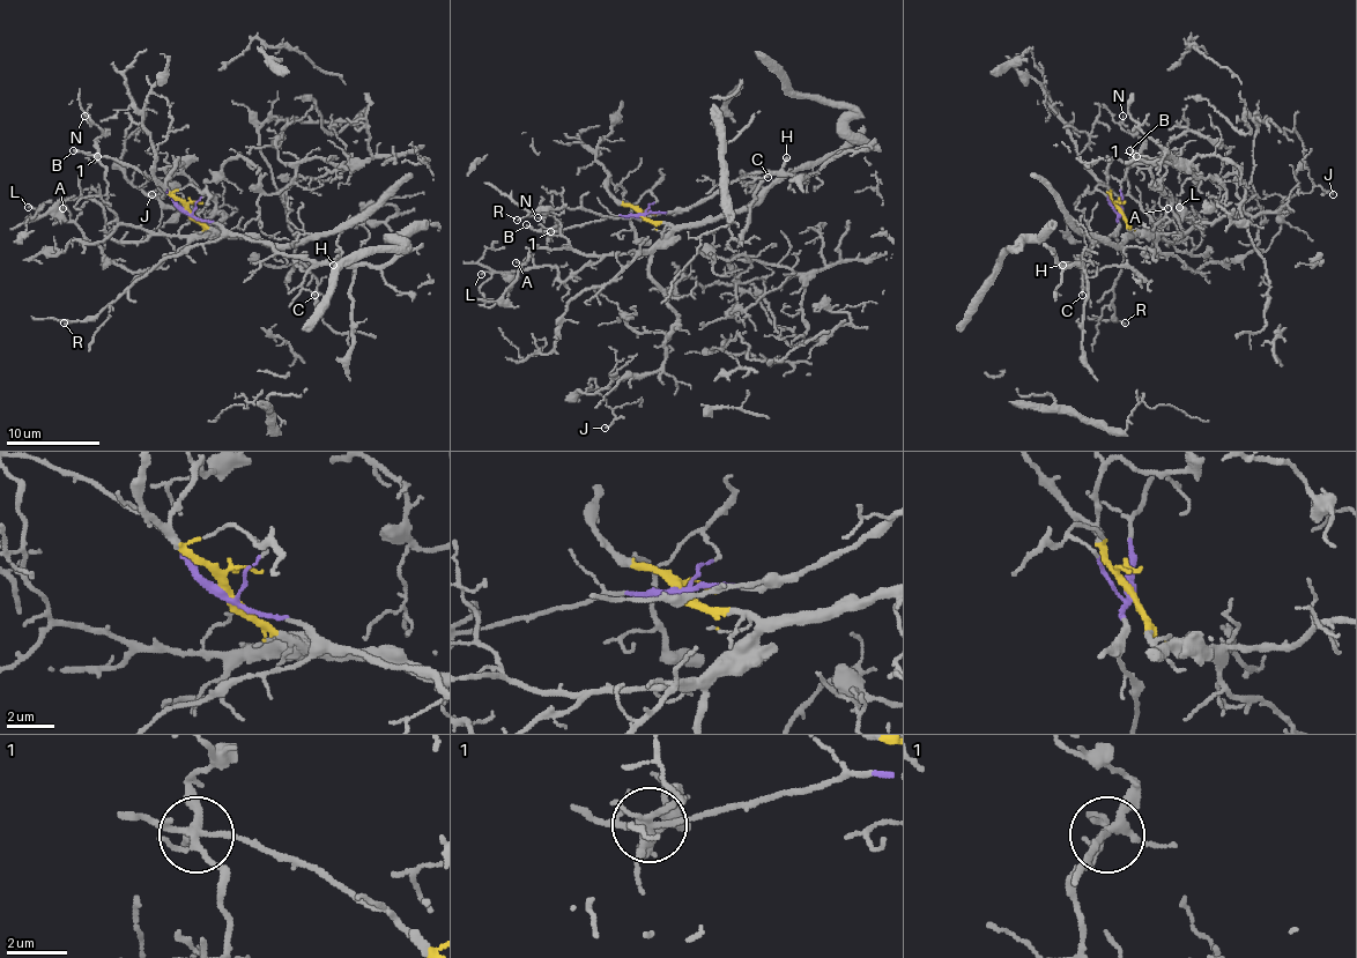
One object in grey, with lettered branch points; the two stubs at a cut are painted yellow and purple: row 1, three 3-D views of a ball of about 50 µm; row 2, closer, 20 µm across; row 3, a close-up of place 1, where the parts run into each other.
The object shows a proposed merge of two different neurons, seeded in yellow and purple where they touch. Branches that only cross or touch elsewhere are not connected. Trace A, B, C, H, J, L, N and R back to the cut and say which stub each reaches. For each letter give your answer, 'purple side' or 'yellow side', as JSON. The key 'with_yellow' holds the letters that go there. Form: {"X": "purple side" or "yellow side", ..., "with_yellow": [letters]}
{"A": "yellow side", "B": "purple side", "C": "purple side", "H": "purple side", "J": "yellow side", "L": "yellow side", "N": "yellow side", "R": "purple side", "with_yellow": ["A", "J", "L", "N"]}

